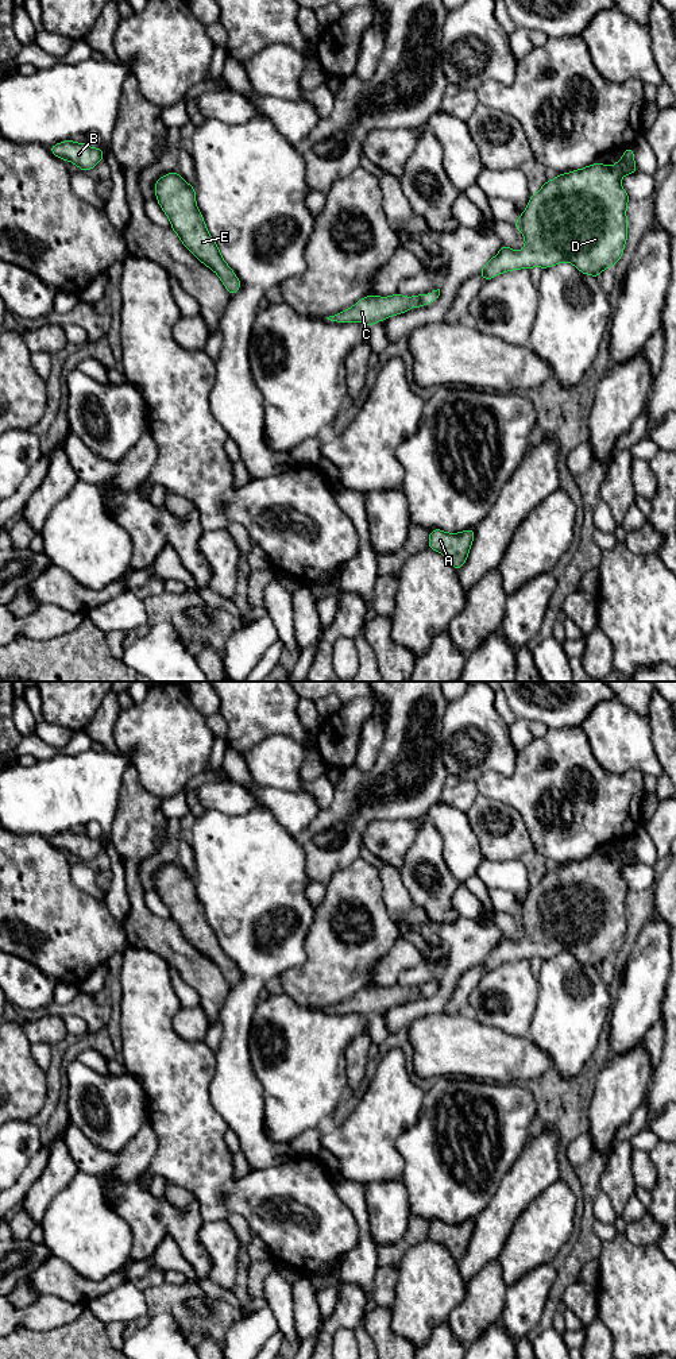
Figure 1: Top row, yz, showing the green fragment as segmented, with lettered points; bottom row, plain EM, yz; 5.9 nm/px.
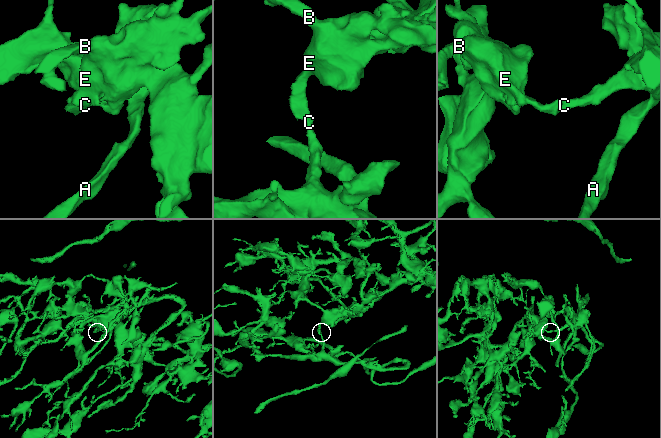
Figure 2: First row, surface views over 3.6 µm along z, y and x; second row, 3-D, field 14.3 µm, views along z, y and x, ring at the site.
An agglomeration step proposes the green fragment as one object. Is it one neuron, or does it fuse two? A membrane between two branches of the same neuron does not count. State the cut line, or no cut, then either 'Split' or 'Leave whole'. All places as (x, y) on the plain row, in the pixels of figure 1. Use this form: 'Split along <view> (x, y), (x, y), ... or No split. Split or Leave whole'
No split. Leave whole

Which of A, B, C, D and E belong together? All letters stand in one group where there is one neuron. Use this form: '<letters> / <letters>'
A B C D E

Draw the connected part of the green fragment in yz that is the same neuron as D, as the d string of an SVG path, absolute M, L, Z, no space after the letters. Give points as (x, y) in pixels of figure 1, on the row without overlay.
M629 837L613 857L591 854L545 872L542 879L530 887L524 904L514 911L517 920L524 926L525 939L514 942L503 934L499 943L479 962L484 973L506 962L548 960L561 953L569 953L580 964L595 969L606 958L615 957L627 931L626 900L630 891L621 870L637 862L634 843Z

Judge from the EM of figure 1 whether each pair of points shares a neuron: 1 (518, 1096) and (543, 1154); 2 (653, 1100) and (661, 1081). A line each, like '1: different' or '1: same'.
1: different
2: same

